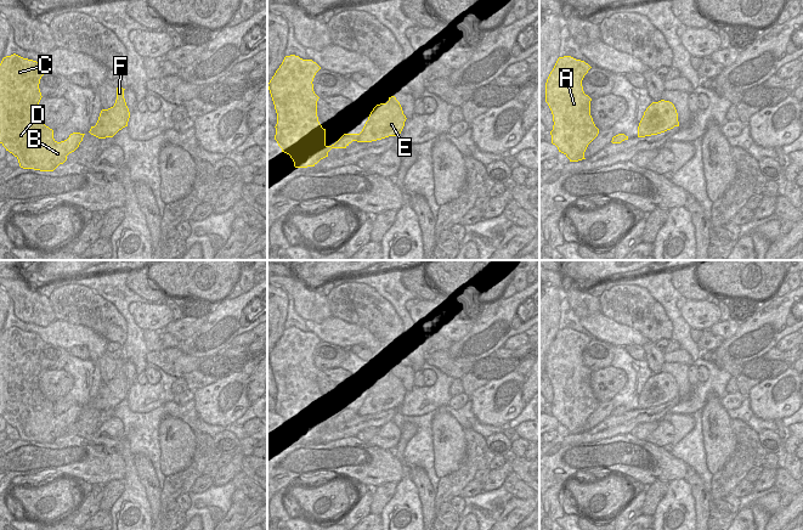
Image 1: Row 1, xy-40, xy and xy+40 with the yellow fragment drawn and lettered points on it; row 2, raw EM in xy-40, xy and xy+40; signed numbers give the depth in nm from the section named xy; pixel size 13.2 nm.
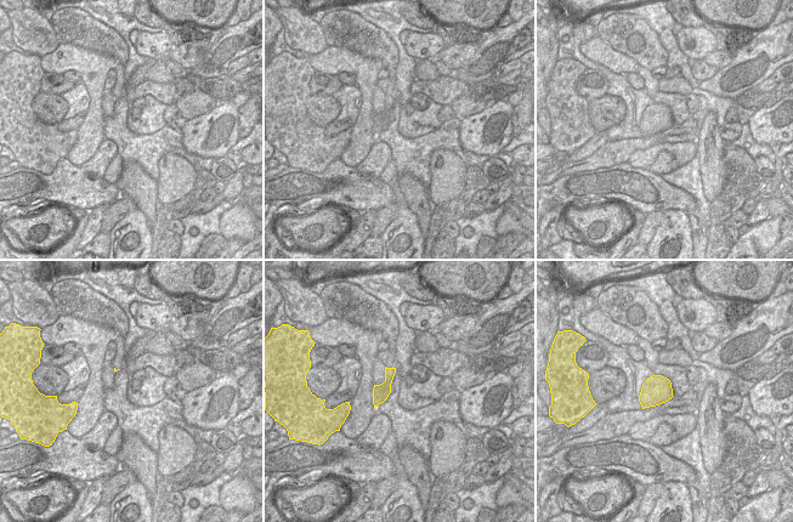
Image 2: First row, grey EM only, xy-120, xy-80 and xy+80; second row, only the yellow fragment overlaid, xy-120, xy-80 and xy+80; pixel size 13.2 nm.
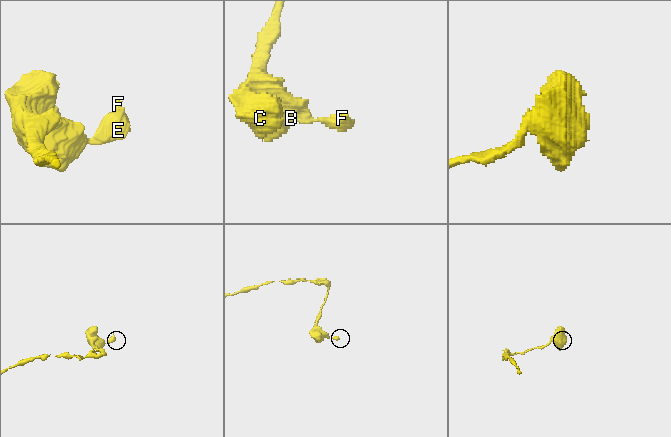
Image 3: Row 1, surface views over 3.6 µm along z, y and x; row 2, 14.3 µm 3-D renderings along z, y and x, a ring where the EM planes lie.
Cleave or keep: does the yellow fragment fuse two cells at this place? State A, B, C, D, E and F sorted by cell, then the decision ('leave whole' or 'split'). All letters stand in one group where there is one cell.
groups A B C D / E F; split

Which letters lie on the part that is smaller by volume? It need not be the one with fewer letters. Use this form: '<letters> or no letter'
E, F

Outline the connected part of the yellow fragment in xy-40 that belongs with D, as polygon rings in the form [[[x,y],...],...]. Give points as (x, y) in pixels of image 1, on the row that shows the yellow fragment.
[[[16,53],[6,56],[0,63],[0,143],[12,153],[23,169],[53,171],[74,152],[85,134],[73,132],[64,141],[53,139],[53,130],[45,125],[39,115],[41,92],[40,79],[45,69],[39,62]]]

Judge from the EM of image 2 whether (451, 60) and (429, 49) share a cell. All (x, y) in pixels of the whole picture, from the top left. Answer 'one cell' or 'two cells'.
two cells

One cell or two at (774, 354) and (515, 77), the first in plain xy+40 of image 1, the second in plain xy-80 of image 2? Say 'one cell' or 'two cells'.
one cell

